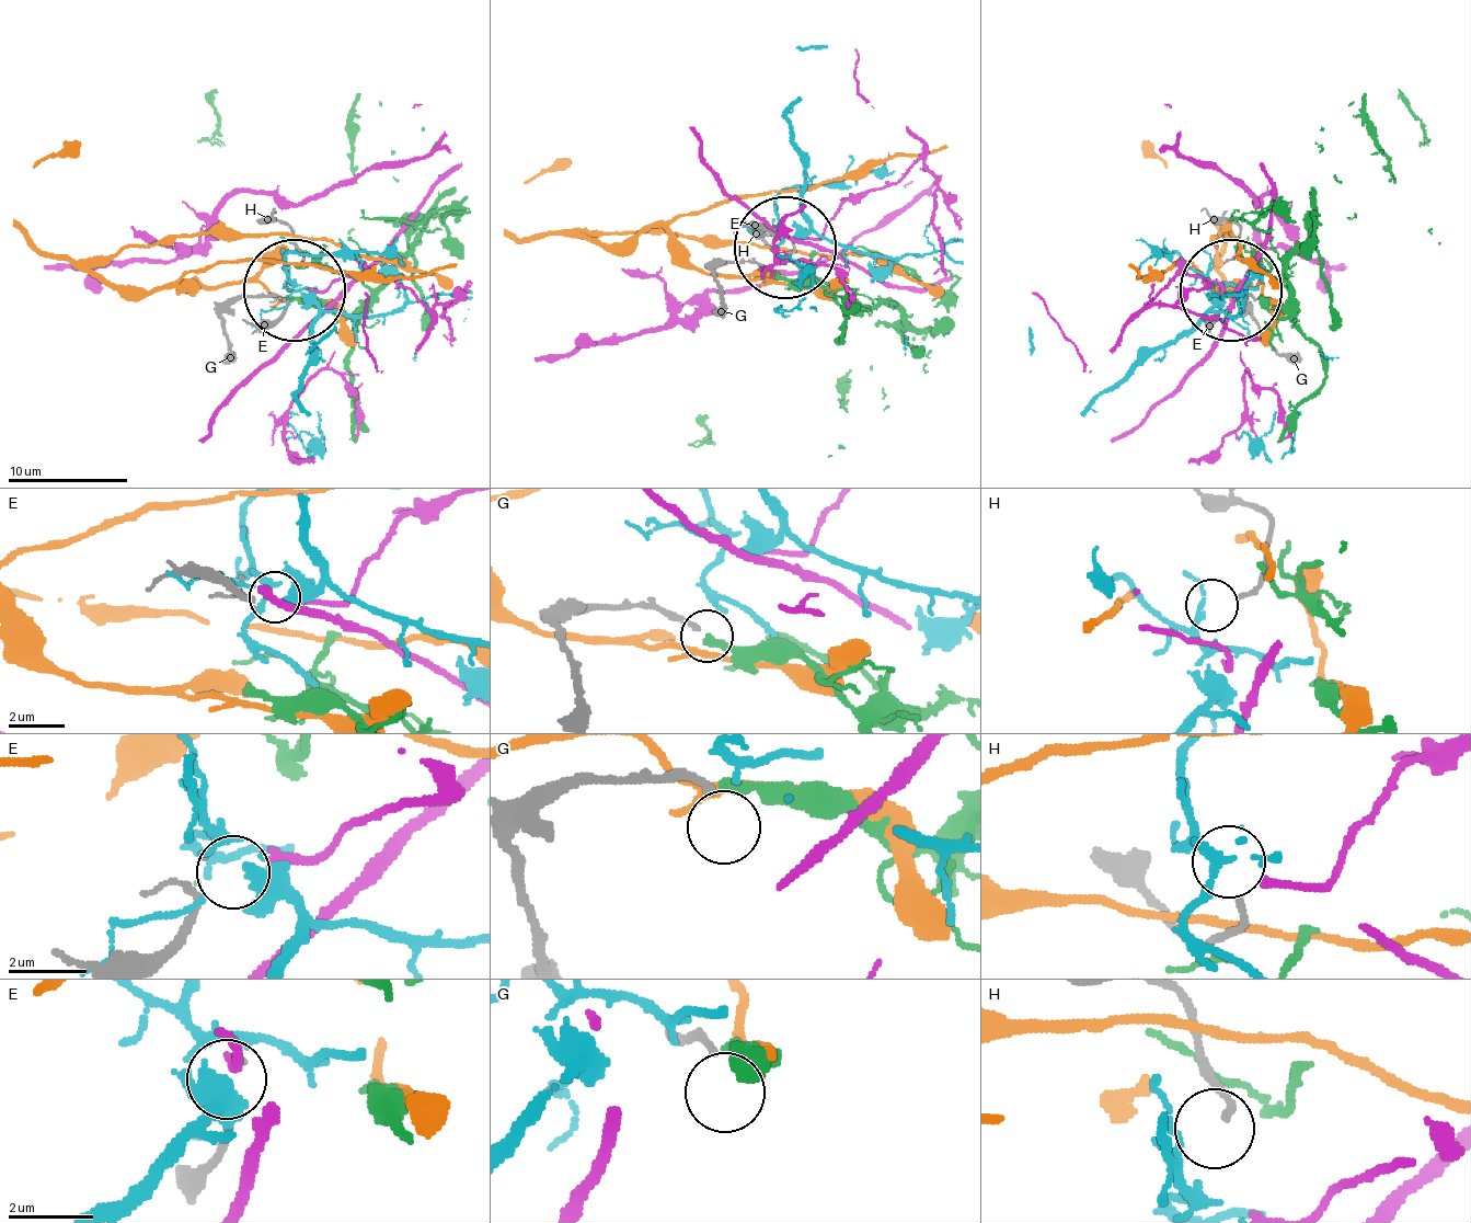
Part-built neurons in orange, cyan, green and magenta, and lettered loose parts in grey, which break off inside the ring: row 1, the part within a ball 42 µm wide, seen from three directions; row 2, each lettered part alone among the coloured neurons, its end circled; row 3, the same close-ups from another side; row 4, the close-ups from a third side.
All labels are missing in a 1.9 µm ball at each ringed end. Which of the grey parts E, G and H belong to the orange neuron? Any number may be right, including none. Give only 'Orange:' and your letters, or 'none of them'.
Orange: none of them

